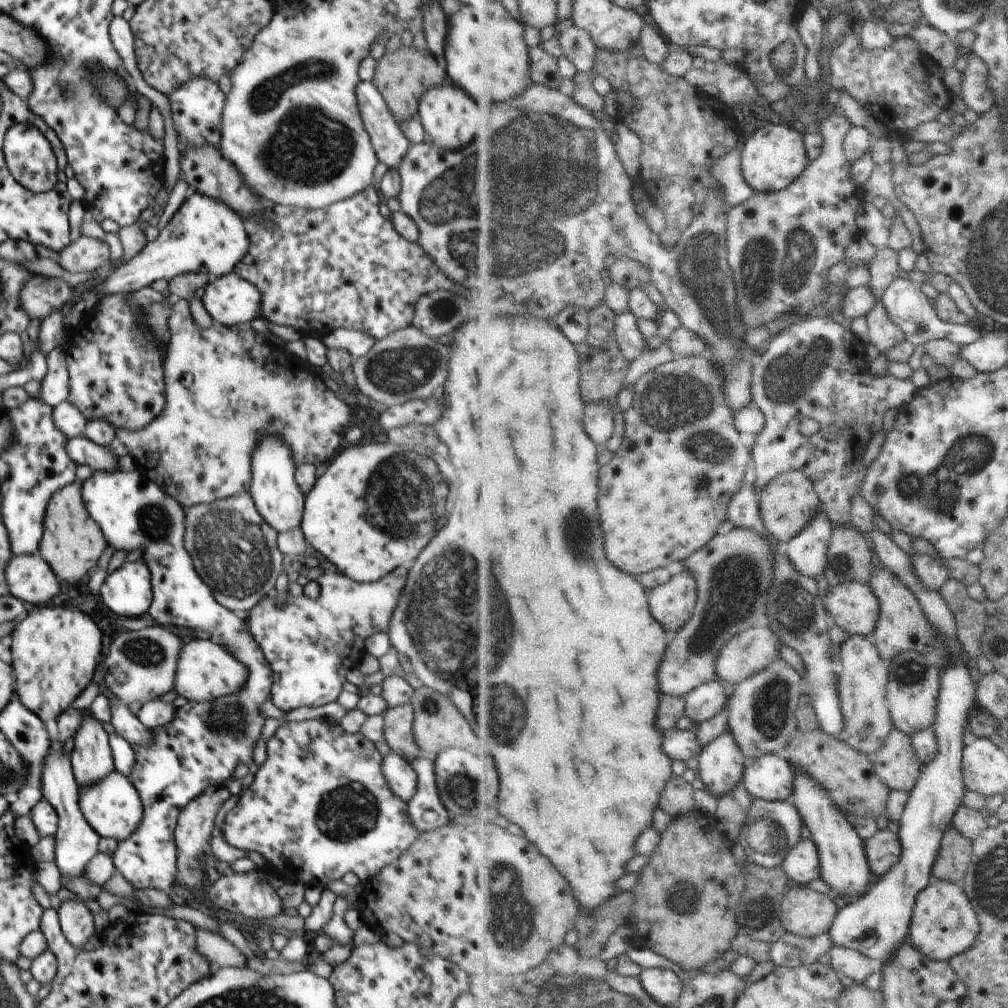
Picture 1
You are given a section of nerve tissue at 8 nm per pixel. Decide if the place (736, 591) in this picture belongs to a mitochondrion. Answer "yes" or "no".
yes

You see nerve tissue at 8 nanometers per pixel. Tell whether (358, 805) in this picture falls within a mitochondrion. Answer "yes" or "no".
yes

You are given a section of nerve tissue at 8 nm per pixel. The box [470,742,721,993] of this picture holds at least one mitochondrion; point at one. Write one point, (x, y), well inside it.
(511, 932)

